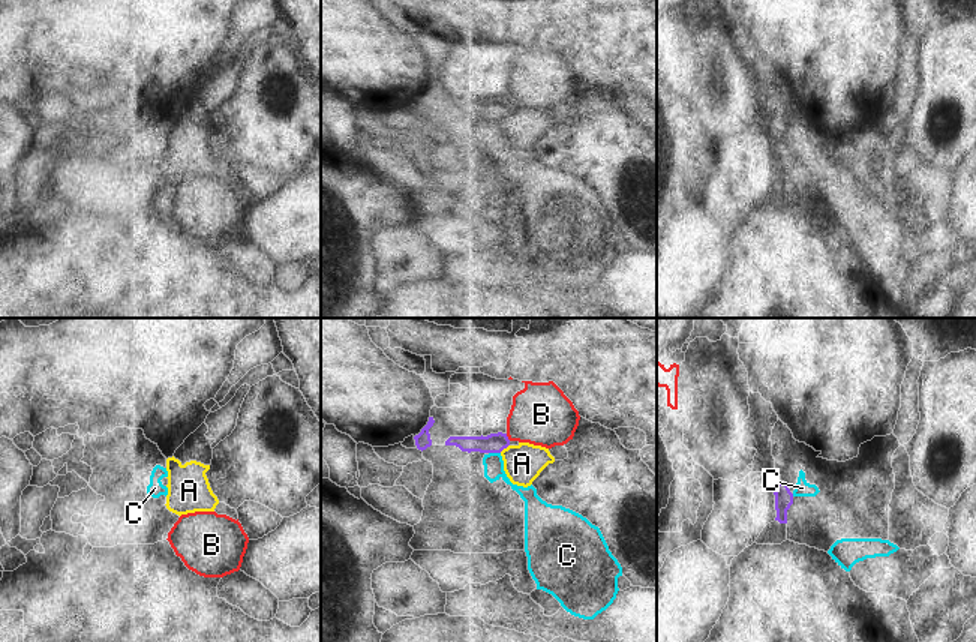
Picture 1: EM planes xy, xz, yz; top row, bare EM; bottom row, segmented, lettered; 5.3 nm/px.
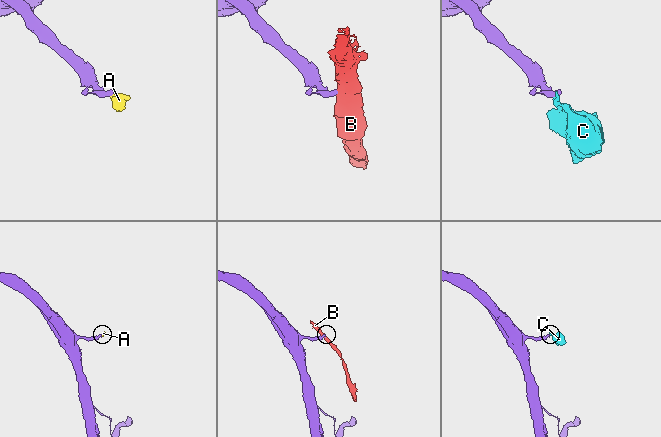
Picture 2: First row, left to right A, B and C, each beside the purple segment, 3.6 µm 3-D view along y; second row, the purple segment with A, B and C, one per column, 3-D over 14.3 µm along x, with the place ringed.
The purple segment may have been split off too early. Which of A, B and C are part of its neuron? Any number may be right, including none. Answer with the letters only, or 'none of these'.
A.

